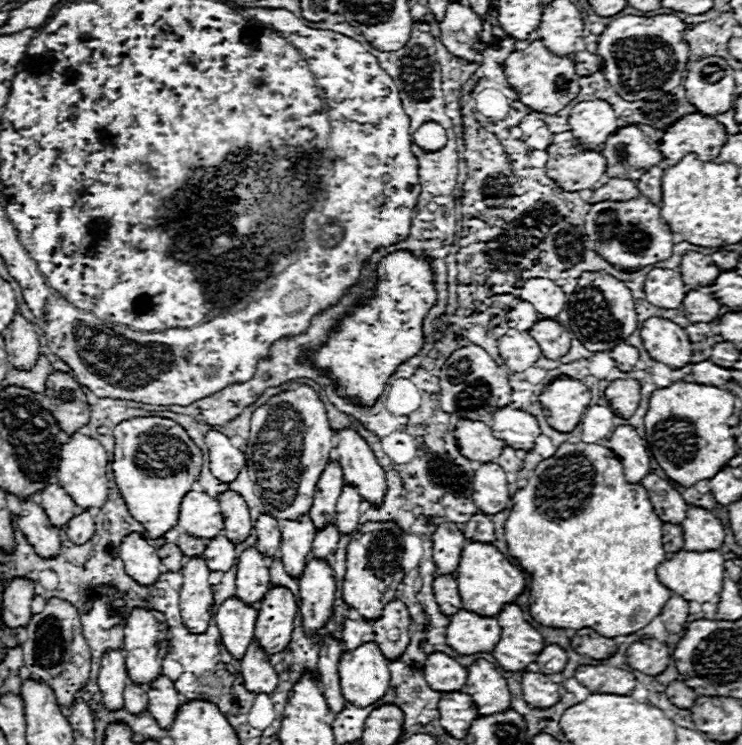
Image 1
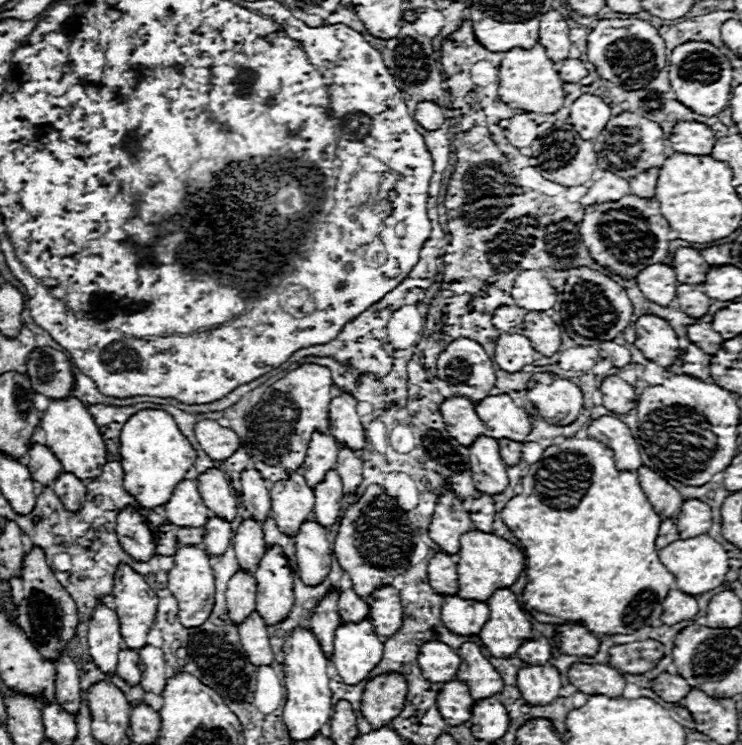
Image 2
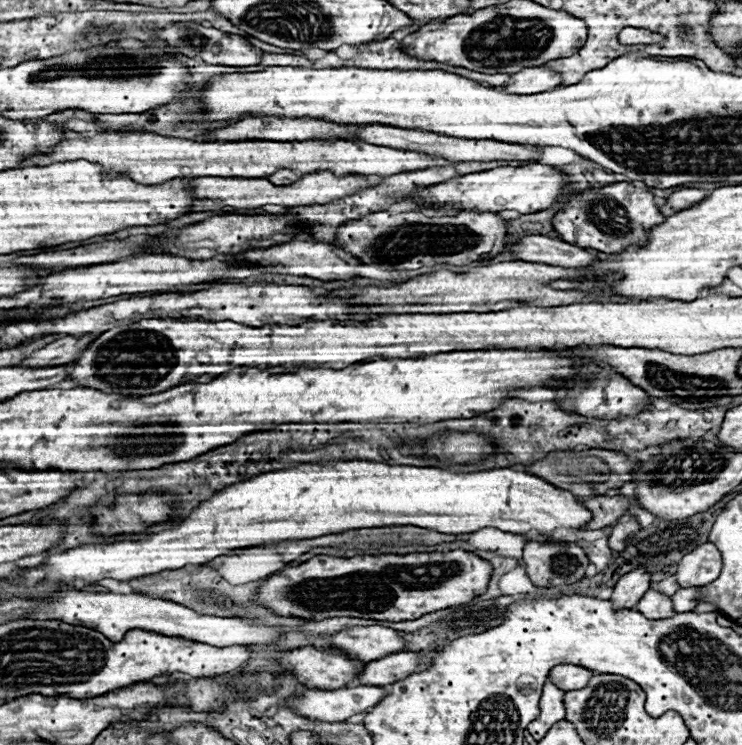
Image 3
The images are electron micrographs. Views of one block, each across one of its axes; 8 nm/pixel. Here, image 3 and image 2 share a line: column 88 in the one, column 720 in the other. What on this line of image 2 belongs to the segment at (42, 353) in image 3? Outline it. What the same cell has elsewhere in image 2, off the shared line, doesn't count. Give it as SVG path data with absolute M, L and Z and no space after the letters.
M690 324L686 328L686 336L692 344L702 348L706 354L714 354L724 342L722 336L710 328L710 324Z

